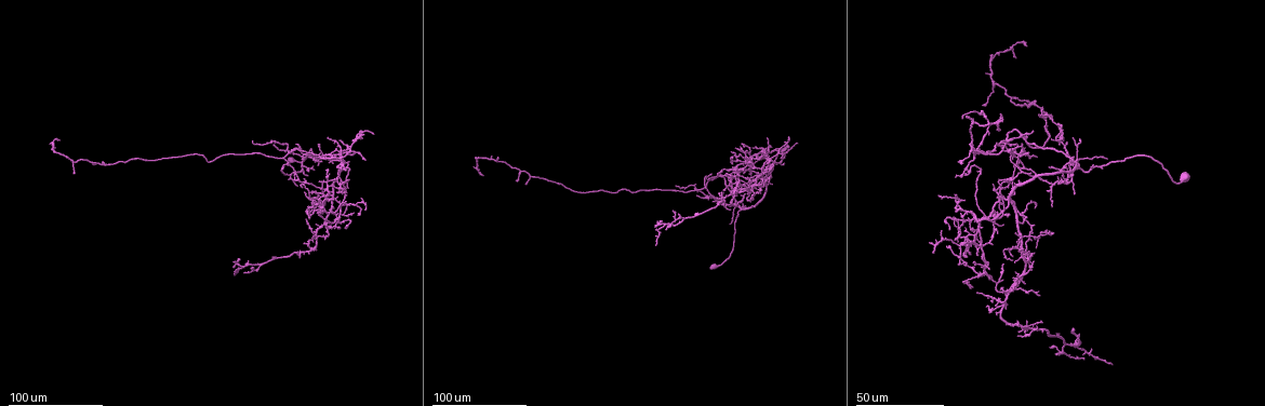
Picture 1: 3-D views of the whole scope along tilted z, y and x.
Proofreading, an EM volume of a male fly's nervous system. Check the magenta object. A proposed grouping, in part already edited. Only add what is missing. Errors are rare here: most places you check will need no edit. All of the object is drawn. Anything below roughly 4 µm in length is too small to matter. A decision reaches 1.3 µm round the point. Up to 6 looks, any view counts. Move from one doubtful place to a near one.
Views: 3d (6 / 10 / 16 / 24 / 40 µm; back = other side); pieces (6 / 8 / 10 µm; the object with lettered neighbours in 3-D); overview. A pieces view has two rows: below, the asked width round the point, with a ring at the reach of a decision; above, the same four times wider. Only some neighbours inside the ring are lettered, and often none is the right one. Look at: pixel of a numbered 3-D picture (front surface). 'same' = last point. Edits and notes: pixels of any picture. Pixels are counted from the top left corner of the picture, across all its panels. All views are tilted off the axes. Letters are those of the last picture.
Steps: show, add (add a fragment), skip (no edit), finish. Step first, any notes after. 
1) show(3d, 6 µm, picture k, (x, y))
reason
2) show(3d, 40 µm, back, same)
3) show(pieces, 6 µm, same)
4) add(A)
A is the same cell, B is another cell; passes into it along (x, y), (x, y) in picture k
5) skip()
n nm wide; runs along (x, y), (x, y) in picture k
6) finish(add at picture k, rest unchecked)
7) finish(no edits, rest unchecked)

show(3d, 40 µm, picture 1, (326, 240))
thin end

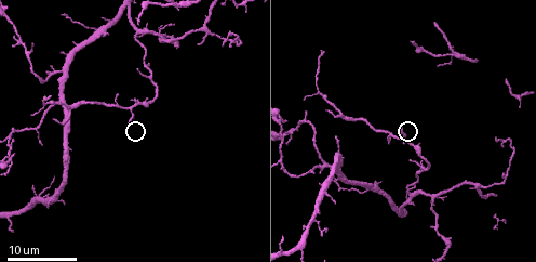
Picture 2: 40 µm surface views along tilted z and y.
show(pieces, 10 µm, picture 2, (130, 125))

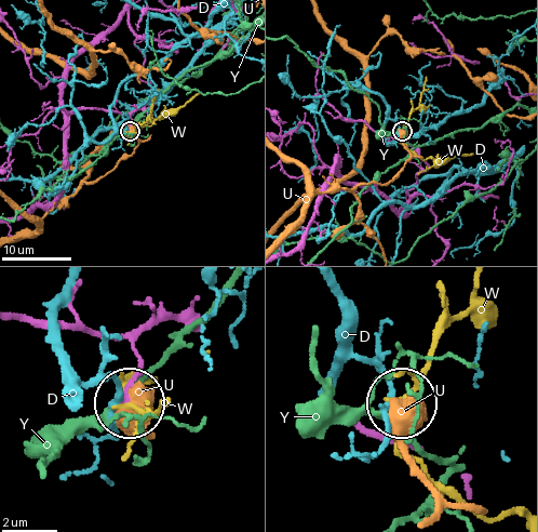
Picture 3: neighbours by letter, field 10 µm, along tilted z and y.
skip()
D, U, W and Y are other cells; runs along (170, 320), (148, 324), (136, 338), (140, 369), (126, 399) in picture 3; no lettered fragment goes on from it

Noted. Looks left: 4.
show(3d, 24 µm, picture 1, (768, 137))
long arm stops here

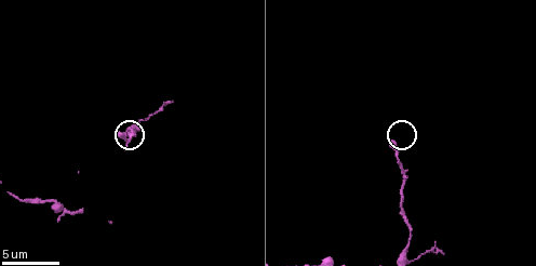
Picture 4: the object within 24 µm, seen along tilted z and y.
show(3d, 6 µm, picture 4, (118, 133))

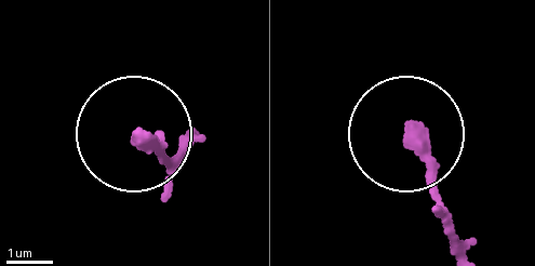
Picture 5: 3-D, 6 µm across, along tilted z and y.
show(pieces, 8 µm, picture 5, (141, 136))

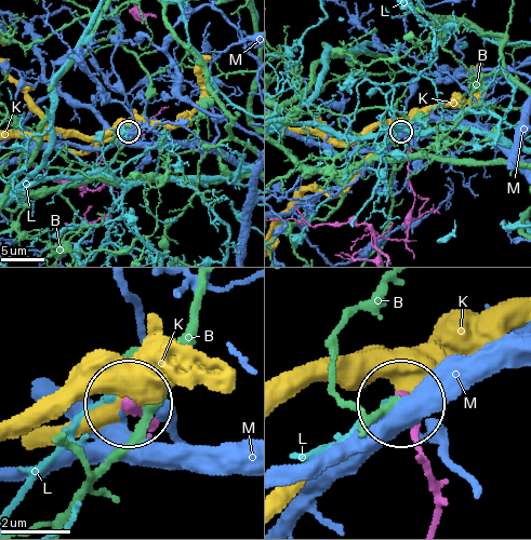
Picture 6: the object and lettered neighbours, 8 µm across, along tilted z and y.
skip()
300 nm wide; B, K, L and M are other cells; none of them fits

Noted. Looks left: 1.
finish(no edits, rest unchecked)

